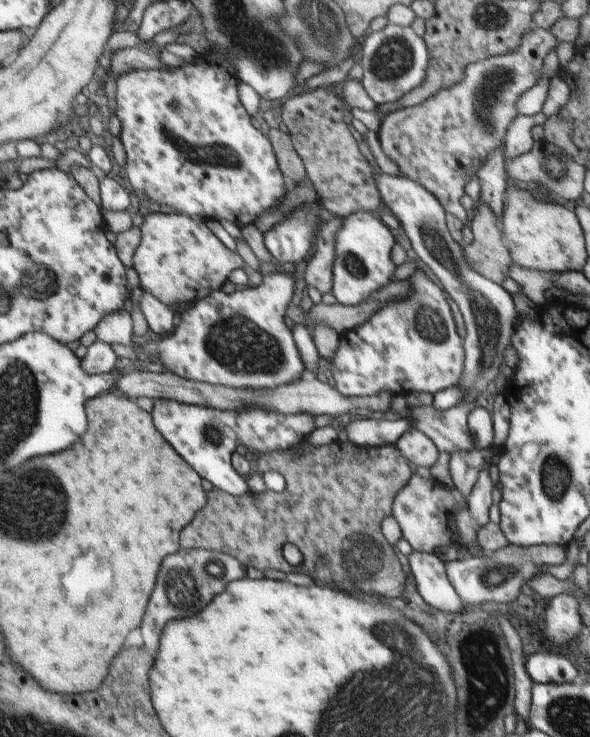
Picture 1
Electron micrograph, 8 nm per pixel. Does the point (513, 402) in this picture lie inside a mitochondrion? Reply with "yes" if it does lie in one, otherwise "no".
no

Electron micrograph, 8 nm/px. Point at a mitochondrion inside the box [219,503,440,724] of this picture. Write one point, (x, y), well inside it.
(359, 555)

